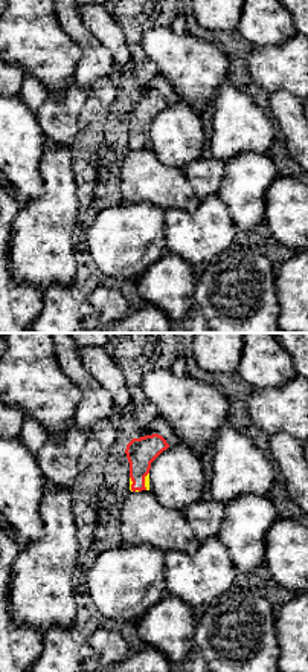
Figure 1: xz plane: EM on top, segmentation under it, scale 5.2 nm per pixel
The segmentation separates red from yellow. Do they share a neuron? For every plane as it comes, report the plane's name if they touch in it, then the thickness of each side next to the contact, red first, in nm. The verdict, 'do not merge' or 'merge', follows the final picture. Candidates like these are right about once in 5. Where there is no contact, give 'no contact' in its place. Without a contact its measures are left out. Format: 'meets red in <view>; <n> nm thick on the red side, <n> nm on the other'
meets red in xz; 160 nm thick on the red side, 20 nm on the other

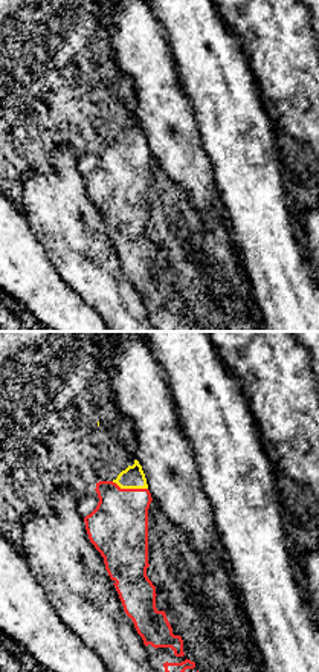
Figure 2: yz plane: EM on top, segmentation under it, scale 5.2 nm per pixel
meets red in yz; 320 nm thick on the red side, 120 nm on the other

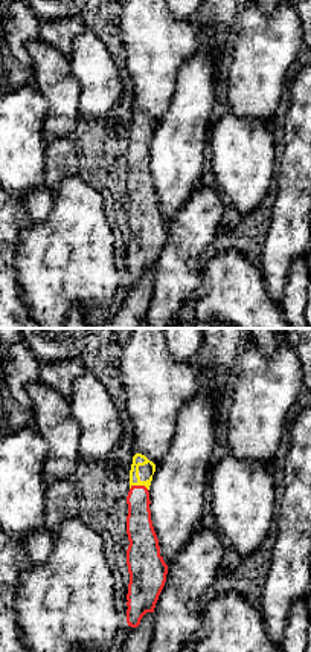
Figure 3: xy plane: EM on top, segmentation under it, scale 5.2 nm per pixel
meets red in xy; 140 nm thick on the red side, 60 nm on the other

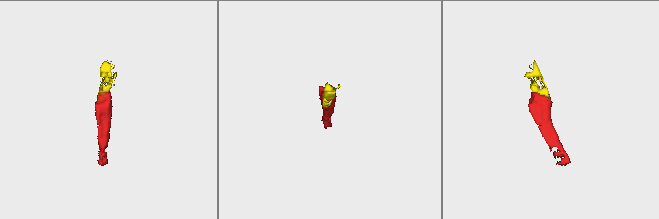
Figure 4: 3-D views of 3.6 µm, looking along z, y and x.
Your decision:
merge

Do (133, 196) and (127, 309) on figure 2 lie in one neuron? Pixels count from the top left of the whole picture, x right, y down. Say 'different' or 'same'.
different

